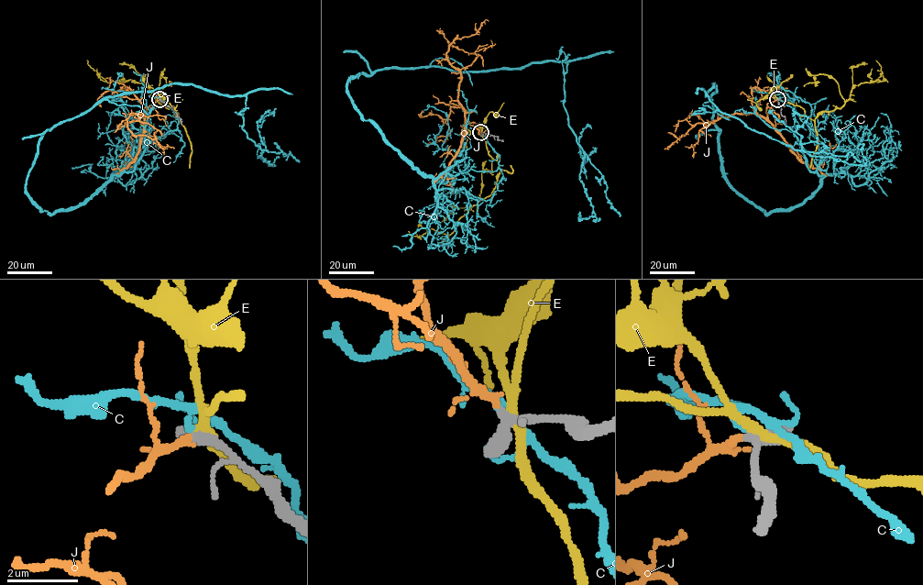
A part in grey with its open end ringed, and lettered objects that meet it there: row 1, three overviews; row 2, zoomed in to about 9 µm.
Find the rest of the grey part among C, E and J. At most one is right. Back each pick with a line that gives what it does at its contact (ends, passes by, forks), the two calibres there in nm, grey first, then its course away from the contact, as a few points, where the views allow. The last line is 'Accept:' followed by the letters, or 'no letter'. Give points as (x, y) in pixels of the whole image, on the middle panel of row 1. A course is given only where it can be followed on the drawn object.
J: it passes by; calibres 320 and 160 nm; course (480, 132), (465, 121), (458, 101), (461, 75), (446, 52), (455, 39), (473, 35), (488, 21)
Accept: J

